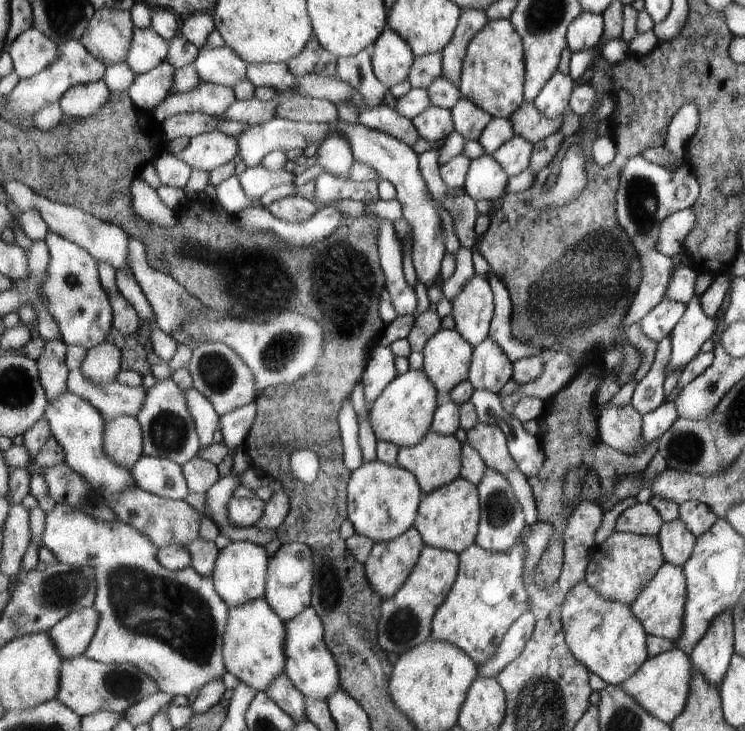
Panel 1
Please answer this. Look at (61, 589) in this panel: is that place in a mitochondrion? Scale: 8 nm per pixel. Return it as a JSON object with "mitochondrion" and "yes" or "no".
{"mitochondrion":"yes"}

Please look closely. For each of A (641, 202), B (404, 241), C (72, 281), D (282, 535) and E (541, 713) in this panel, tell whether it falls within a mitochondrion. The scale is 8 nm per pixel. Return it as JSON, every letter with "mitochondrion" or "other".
{"A":"mitochondrion","B":"other","C":"other","D":"other","E":"mitochondrion"}

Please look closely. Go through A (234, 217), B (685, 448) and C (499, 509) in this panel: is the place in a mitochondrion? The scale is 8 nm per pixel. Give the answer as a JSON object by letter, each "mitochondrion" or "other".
{"A":"other","B":"mitochondrion","C":"mitochondrion"}

